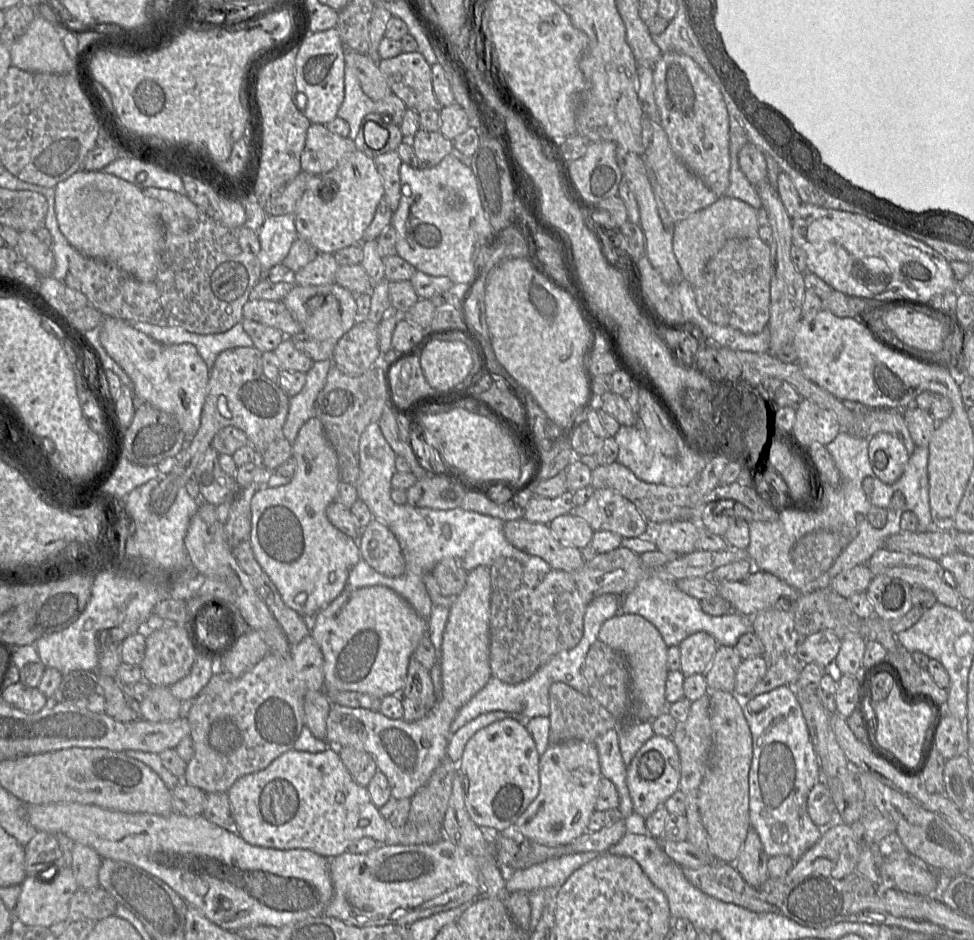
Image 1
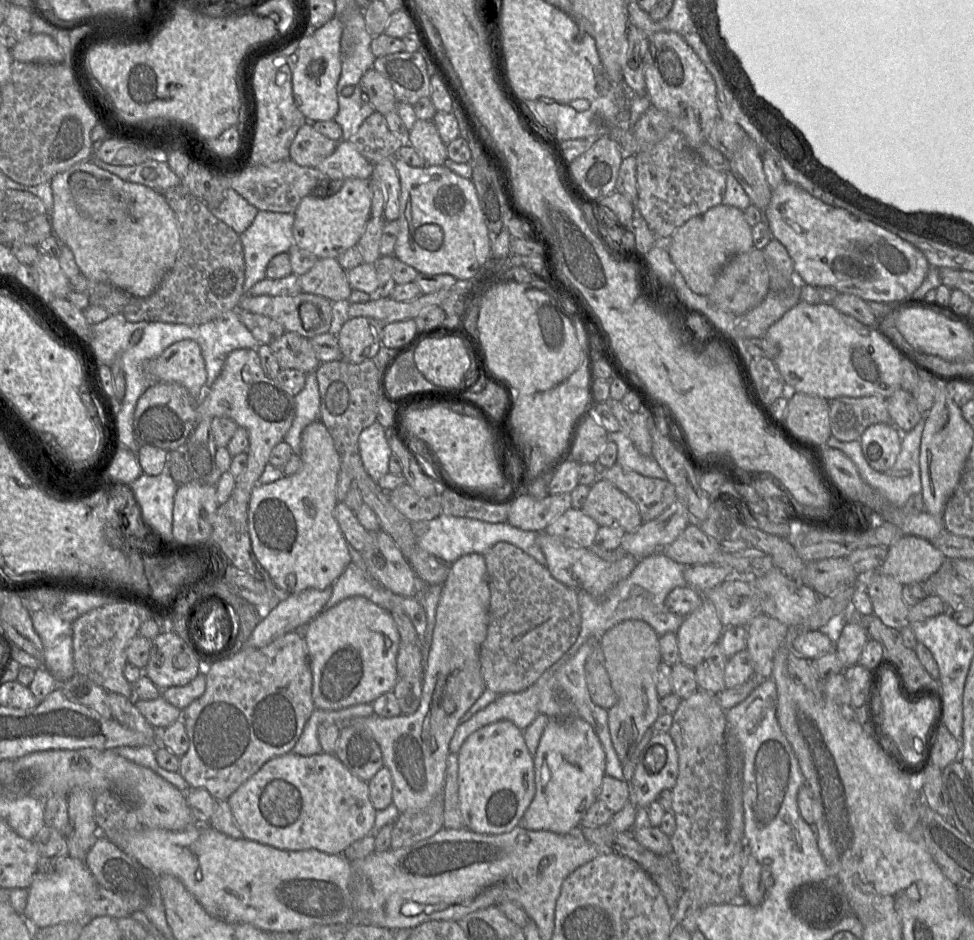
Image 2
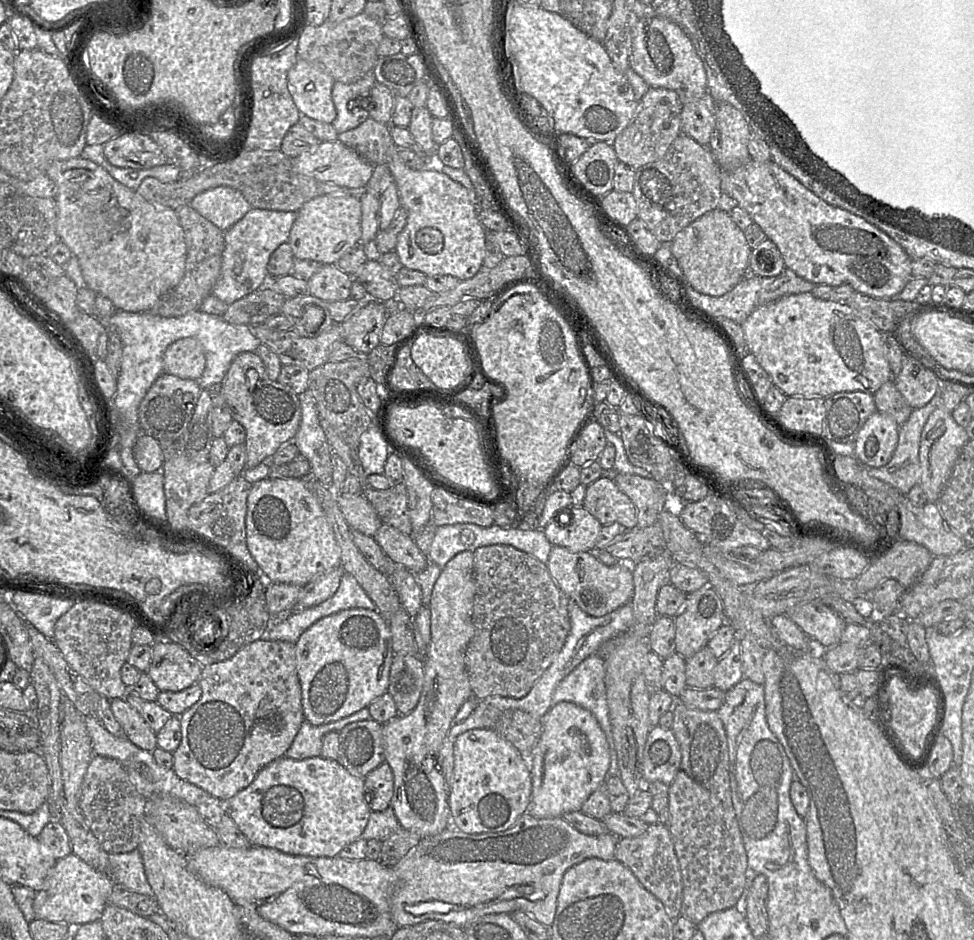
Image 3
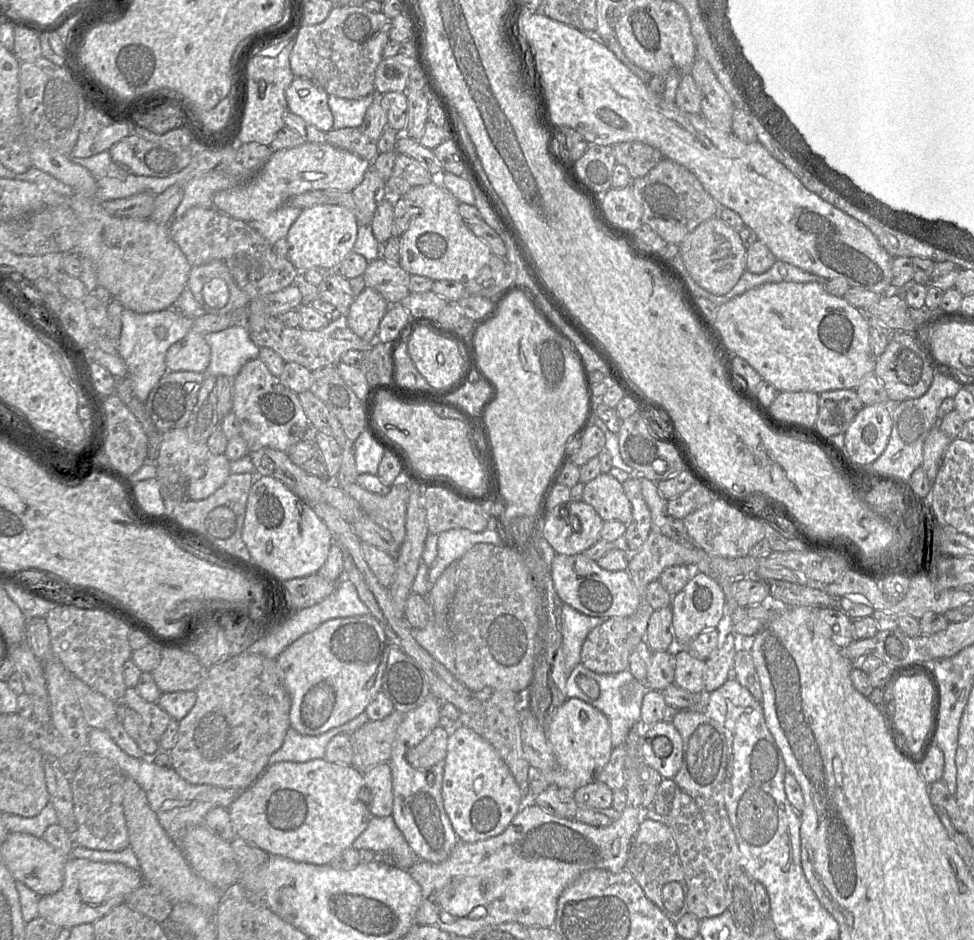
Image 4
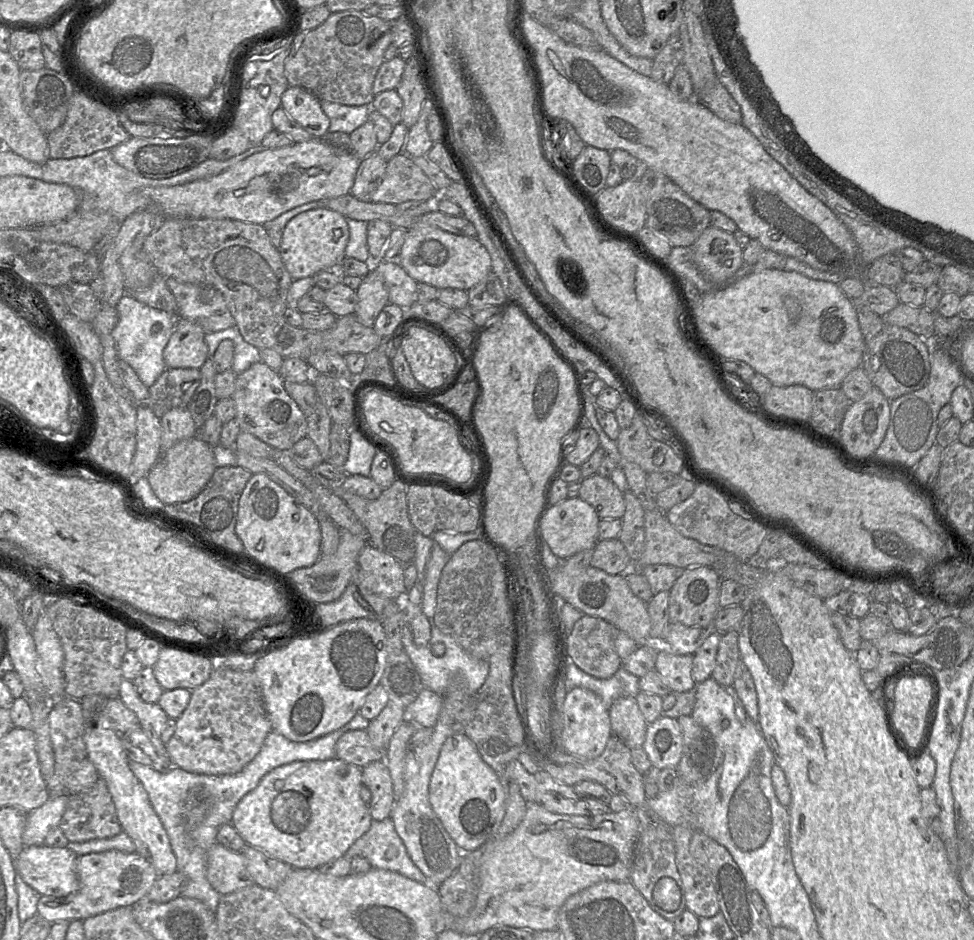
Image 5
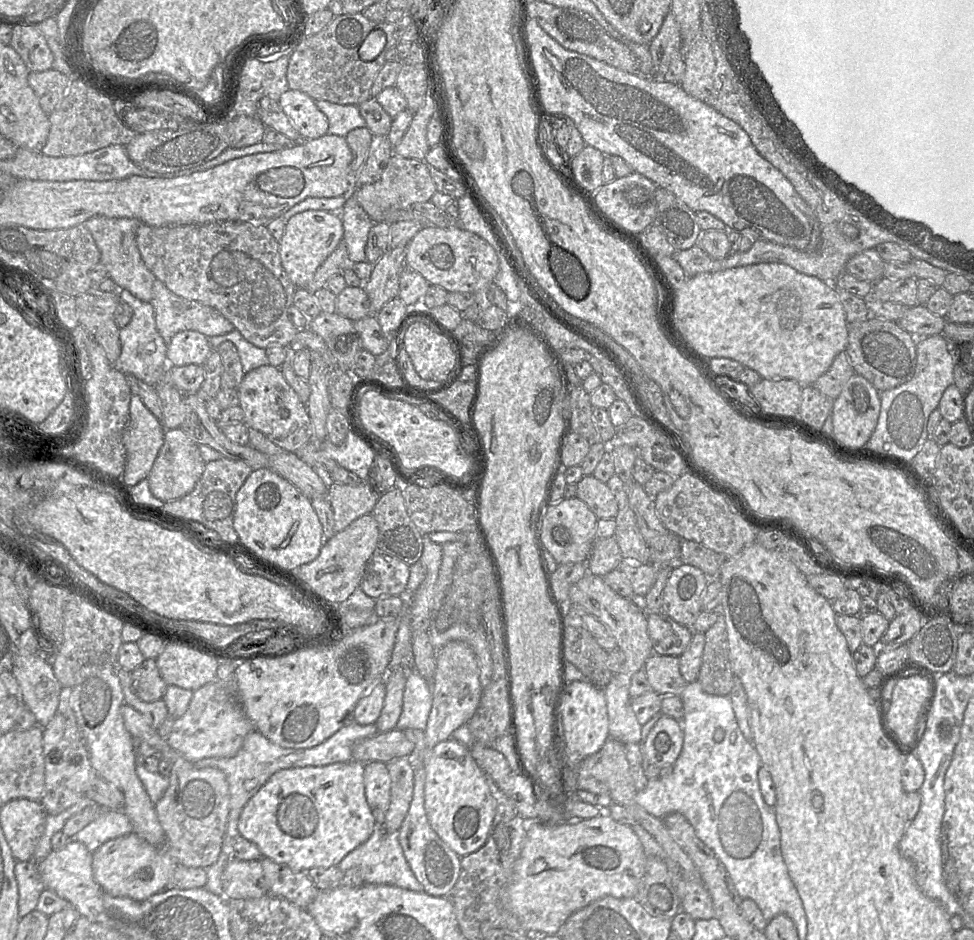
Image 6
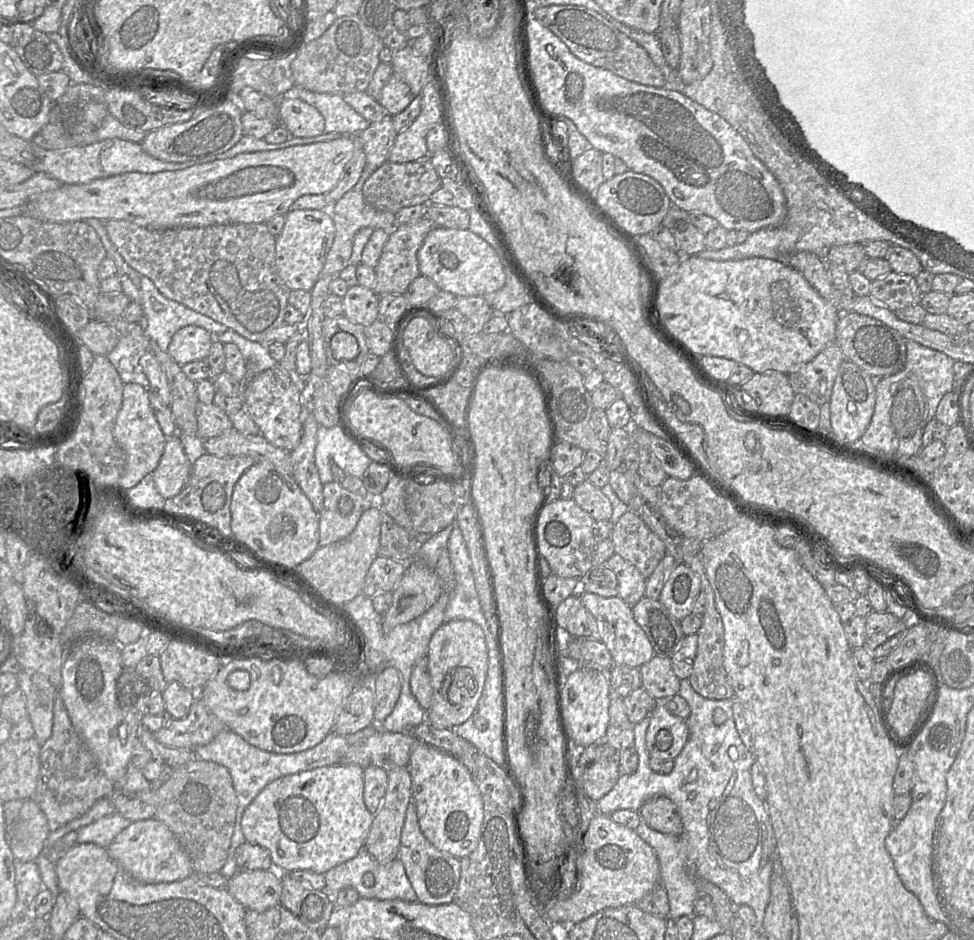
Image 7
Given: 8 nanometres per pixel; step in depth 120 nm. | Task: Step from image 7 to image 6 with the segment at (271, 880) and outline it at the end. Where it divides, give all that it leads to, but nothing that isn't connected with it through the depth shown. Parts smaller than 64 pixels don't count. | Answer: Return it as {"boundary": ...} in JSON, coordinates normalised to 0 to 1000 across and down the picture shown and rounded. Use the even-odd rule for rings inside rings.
{"boundary":[[[238,913],[233,918],[227,936],[232,956],[263,956],[275,950],[267,915]]]}

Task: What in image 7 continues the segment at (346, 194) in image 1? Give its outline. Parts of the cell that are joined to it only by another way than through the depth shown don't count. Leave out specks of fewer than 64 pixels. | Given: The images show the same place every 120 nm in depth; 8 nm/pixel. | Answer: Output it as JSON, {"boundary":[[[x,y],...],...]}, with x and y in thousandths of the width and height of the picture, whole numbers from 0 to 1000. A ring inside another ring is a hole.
{"boundary":[[[298,223],[290,246],[283,252],[284,290],[298,309],[319,310],[330,294],[335,272],[344,252],[344,239],[338,223]]]}

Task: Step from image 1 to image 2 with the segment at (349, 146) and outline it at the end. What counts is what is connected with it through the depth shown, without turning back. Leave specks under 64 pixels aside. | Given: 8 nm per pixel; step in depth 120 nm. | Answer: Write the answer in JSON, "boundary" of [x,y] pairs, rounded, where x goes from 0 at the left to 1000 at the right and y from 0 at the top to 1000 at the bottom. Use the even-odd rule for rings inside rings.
{"boundary":[[[313,131],[299,152],[298,169],[308,177],[325,178],[344,161],[347,151],[324,139],[320,131]]]}

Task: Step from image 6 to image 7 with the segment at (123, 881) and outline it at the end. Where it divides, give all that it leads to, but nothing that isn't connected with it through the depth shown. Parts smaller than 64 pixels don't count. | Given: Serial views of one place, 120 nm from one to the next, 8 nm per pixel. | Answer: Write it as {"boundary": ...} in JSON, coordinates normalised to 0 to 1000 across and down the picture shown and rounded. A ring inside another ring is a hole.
{"boundary":[[[160,870],[136,874],[109,902],[112,911],[141,937],[159,940],[194,933],[196,915],[177,884]]]}

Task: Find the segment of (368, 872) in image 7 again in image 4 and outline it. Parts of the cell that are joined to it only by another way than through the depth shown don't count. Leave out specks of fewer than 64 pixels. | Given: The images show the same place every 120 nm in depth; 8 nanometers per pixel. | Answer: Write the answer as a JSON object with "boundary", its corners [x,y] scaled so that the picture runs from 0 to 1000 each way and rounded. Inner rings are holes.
{"boundary":[[[402,867],[382,868],[377,881],[362,896],[361,902],[378,903],[385,909],[399,909],[403,920],[417,926],[430,915],[407,879]]]}

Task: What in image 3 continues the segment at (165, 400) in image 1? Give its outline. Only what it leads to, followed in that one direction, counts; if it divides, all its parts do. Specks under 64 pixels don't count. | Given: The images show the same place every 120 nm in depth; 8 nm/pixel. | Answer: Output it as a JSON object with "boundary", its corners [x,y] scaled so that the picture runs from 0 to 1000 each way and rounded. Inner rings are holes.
{"boundary":[[[196,359],[175,366],[167,379],[168,397],[204,406],[210,389],[210,374],[203,362]]]}

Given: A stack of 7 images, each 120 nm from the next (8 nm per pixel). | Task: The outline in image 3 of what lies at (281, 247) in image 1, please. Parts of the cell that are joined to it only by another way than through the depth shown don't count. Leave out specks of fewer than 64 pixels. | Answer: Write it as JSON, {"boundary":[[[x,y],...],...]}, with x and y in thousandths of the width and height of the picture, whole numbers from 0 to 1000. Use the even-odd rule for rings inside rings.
{"boundary":[[[259,221],[230,246],[231,264],[228,269],[226,293],[217,314],[236,324],[273,303],[277,298],[274,288],[277,273],[290,259],[296,257],[305,229],[304,224]]]}

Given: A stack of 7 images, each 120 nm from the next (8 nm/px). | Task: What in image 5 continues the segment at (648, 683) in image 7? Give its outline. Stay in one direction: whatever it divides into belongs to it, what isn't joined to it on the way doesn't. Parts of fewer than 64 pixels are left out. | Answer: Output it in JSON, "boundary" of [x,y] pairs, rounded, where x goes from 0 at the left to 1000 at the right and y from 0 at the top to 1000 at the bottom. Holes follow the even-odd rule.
{"boundary":[[[677,693],[672,714],[689,734],[697,738],[711,734],[716,729],[710,721],[711,697],[695,697]]]}

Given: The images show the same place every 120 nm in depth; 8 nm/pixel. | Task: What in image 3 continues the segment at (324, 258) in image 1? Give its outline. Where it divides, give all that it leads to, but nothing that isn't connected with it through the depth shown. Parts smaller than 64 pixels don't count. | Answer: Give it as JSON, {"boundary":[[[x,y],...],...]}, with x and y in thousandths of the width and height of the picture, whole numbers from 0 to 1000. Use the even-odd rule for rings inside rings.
{"boundary":[[[332,281],[315,298],[317,313],[335,321],[353,320],[359,317],[361,295],[345,281]]]}

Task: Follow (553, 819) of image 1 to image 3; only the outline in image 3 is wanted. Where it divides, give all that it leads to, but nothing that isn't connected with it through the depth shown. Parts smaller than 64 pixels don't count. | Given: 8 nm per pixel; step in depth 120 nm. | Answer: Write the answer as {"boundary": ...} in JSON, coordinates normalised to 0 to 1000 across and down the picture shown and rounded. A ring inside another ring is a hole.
{"boundary":[[[575,747],[567,751],[566,754],[563,756],[563,759],[561,759],[561,761],[557,763],[556,771],[557,776],[553,789],[546,799],[546,819],[545,819],[546,845],[540,865],[543,865],[544,867],[552,871],[559,871],[559,870],[577,869],[578,866],[583,864],[597,863],[597,859],[599,854],[603,851],[603,849],[616,835],[622,834],[622,829],[624,827],[624,818],[626,815],[626,799],[622,783],[619,777],[617,776],[615,769],[613,768],[612,764],[606,756],[586,747]]]}

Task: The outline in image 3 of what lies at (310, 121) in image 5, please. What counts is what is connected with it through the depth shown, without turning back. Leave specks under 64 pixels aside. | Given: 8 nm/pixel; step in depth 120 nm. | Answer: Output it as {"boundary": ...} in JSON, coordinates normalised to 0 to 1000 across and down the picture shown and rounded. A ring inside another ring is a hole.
{"boundary":[[[305,63],[295,80],[296,96],[308,121],[341,131],[346,118],[341,105],[344,84],[328,71]]]}

